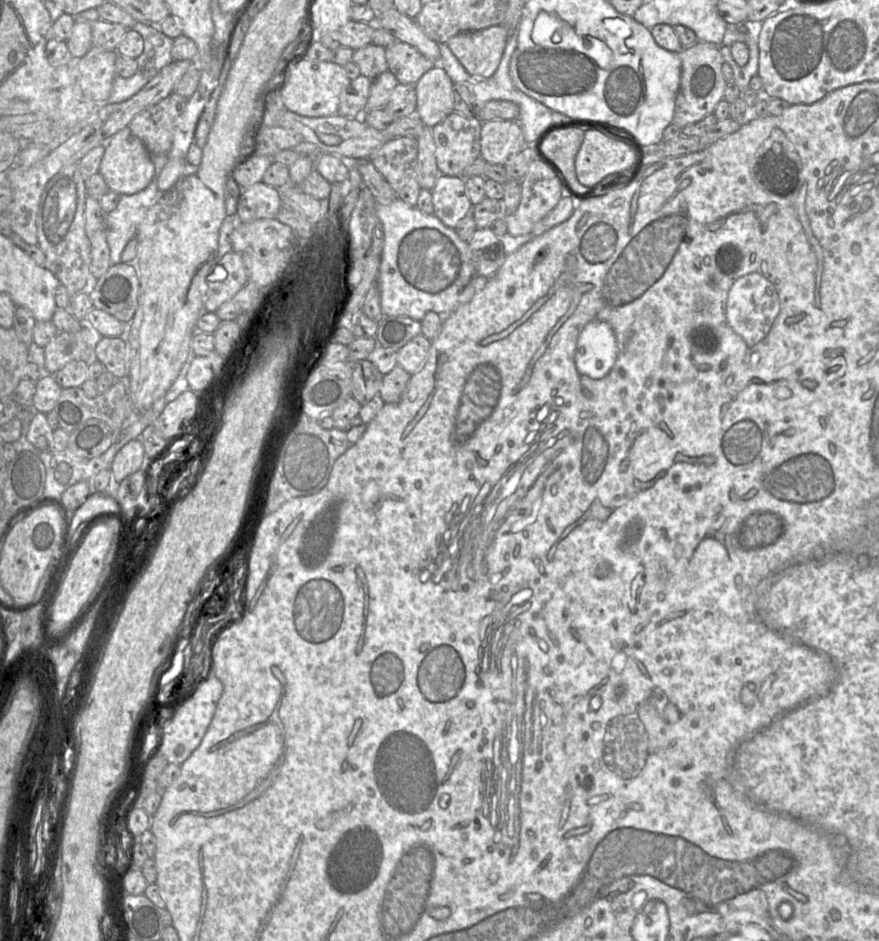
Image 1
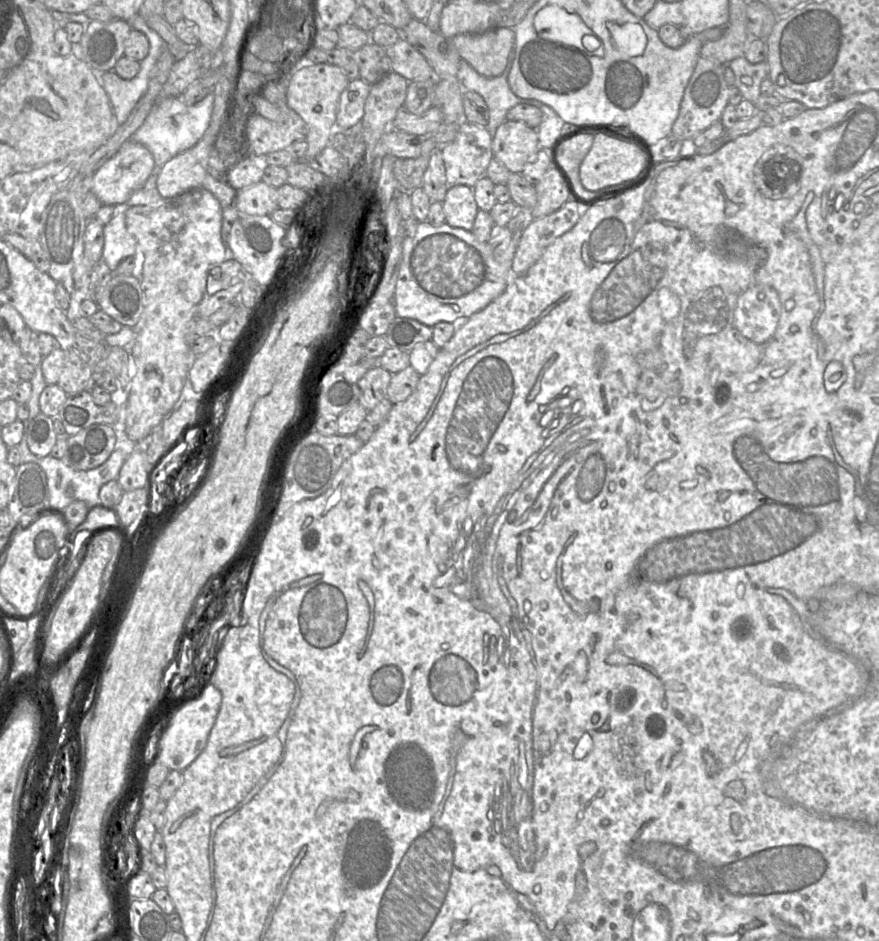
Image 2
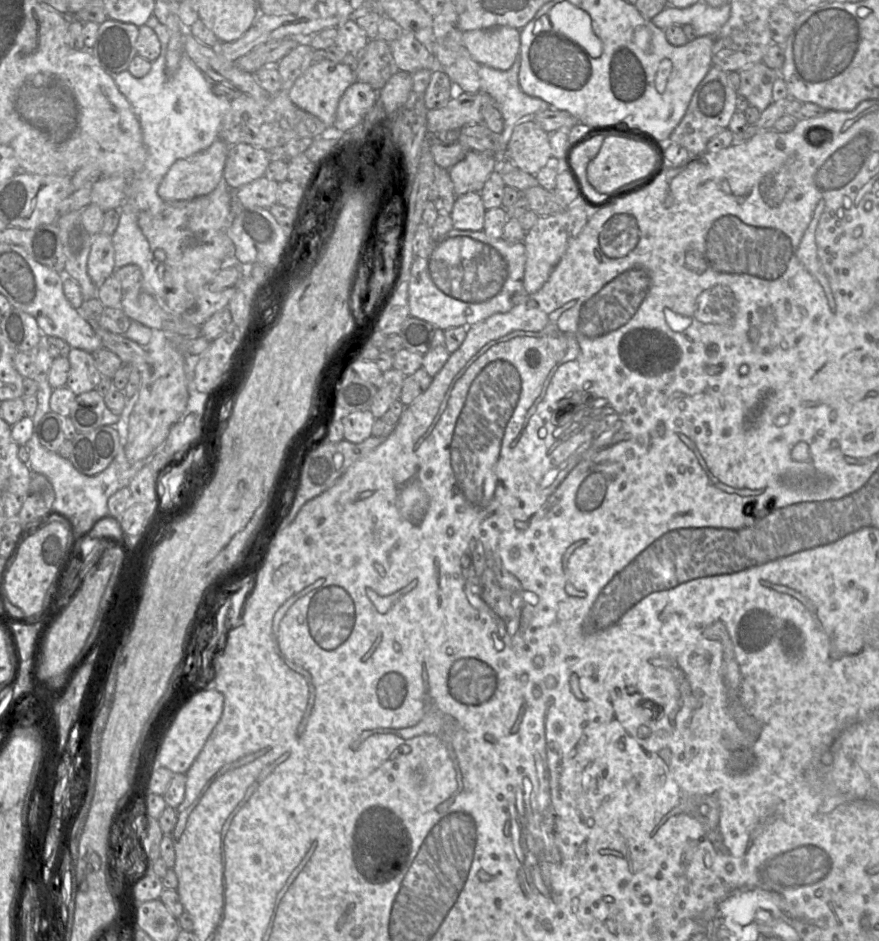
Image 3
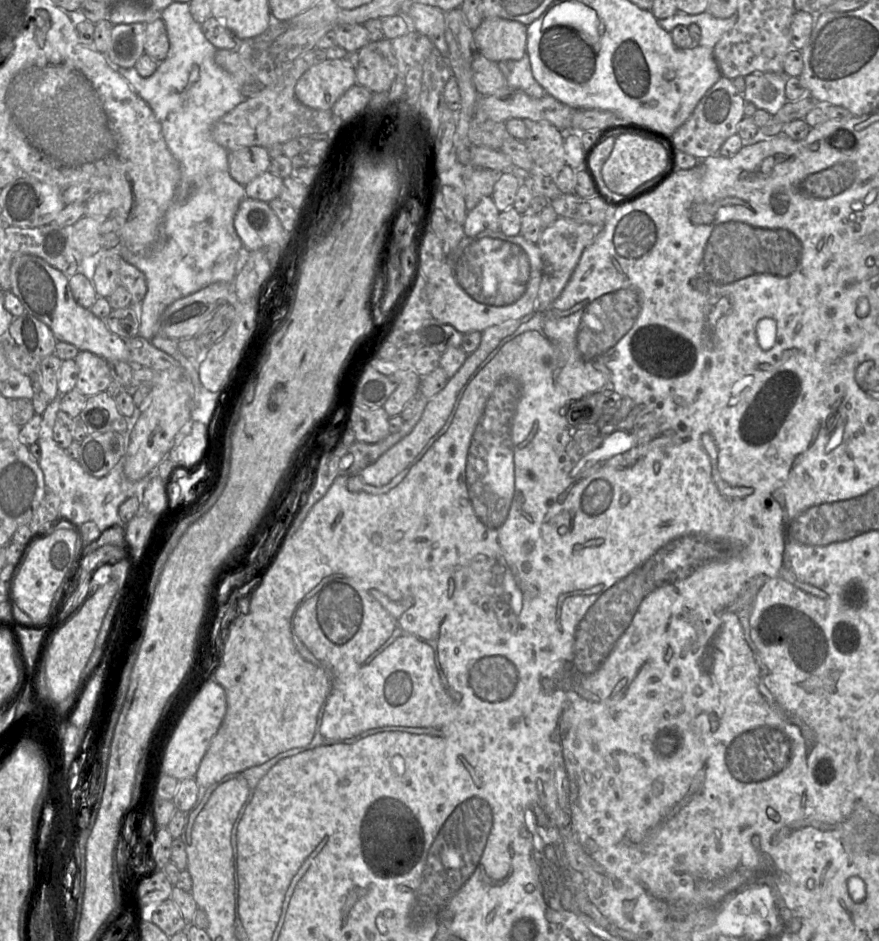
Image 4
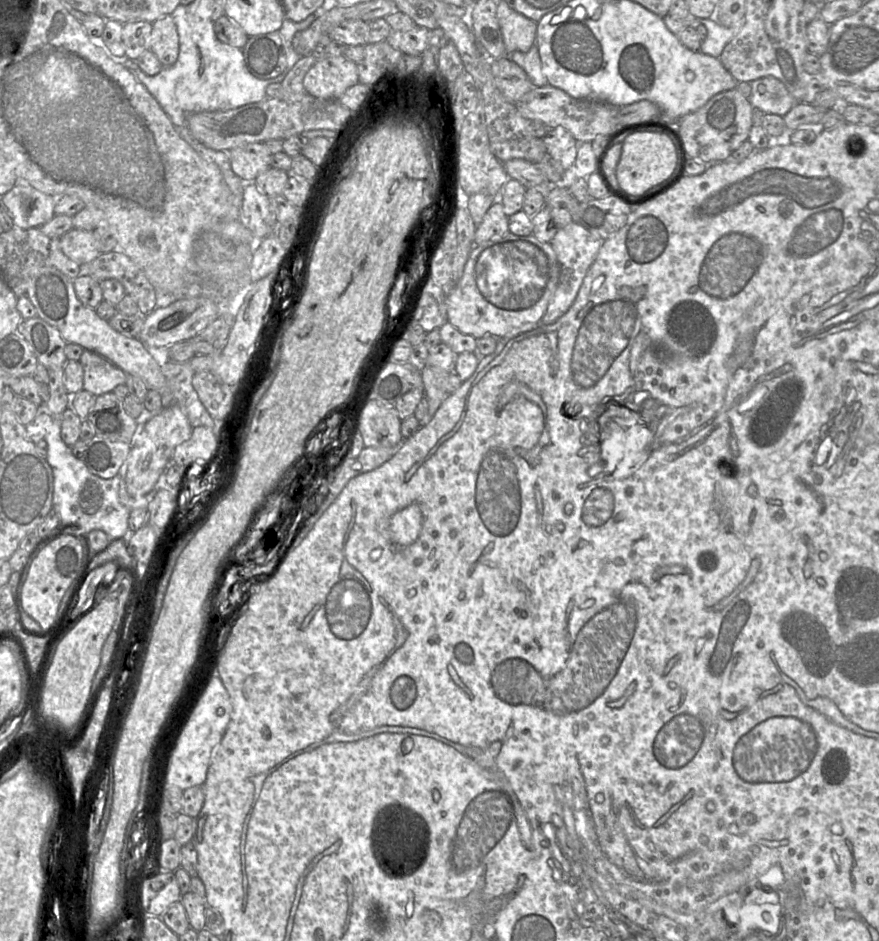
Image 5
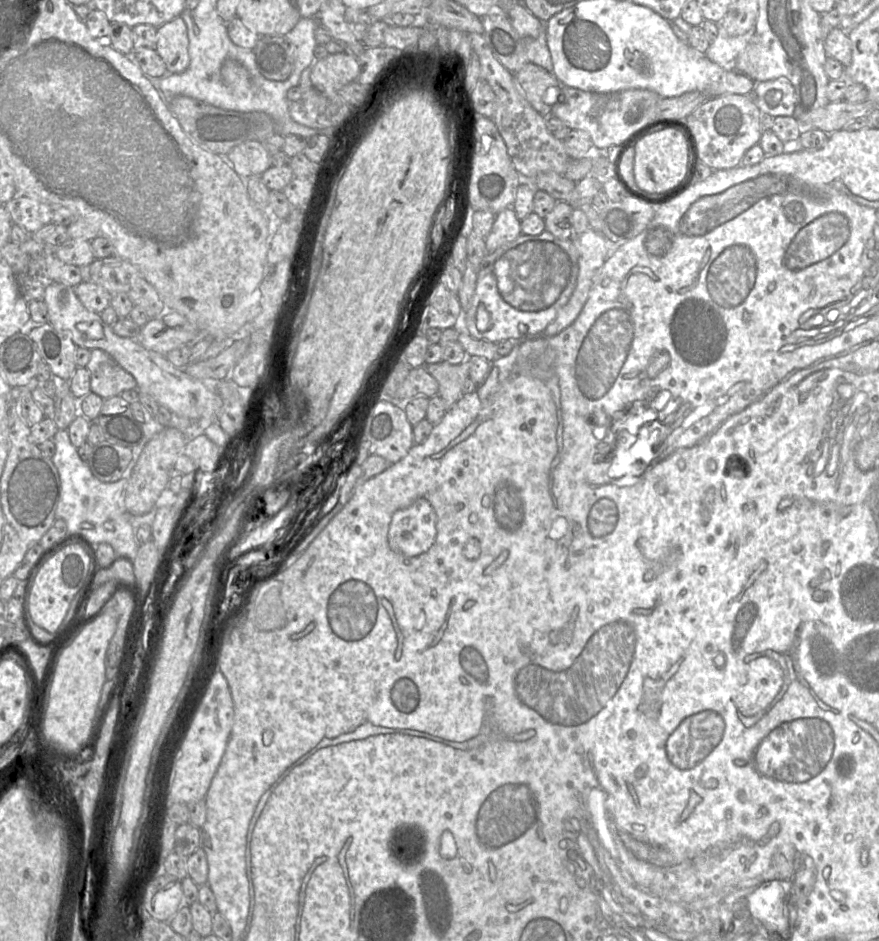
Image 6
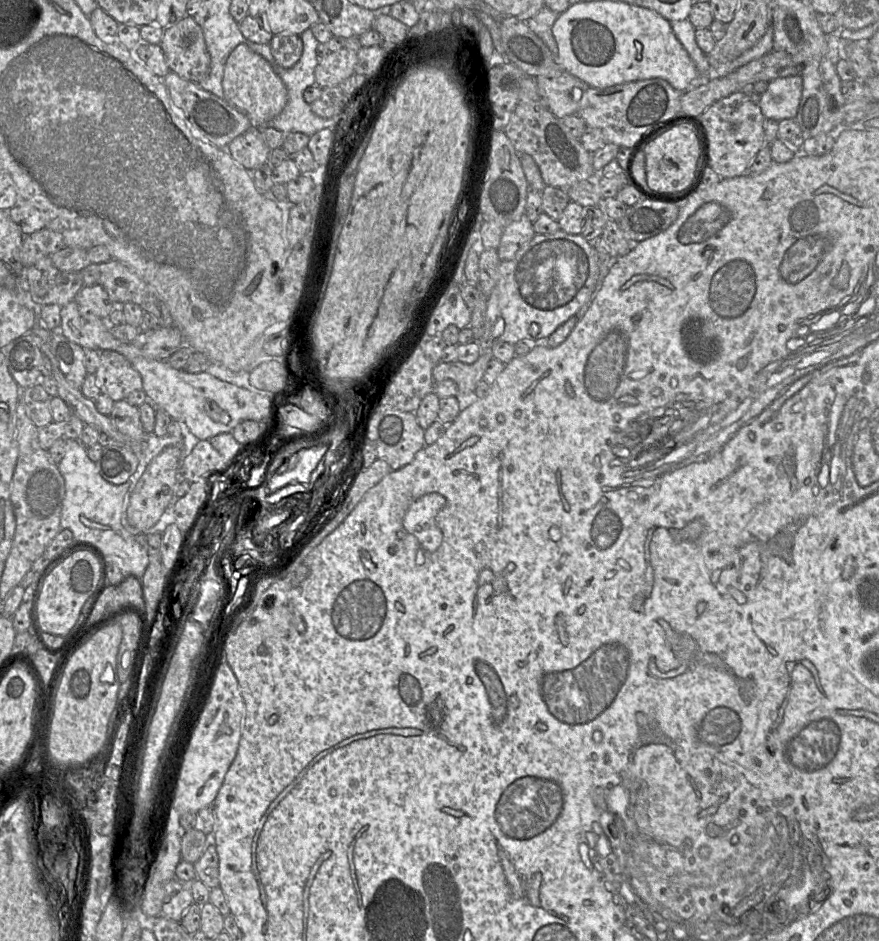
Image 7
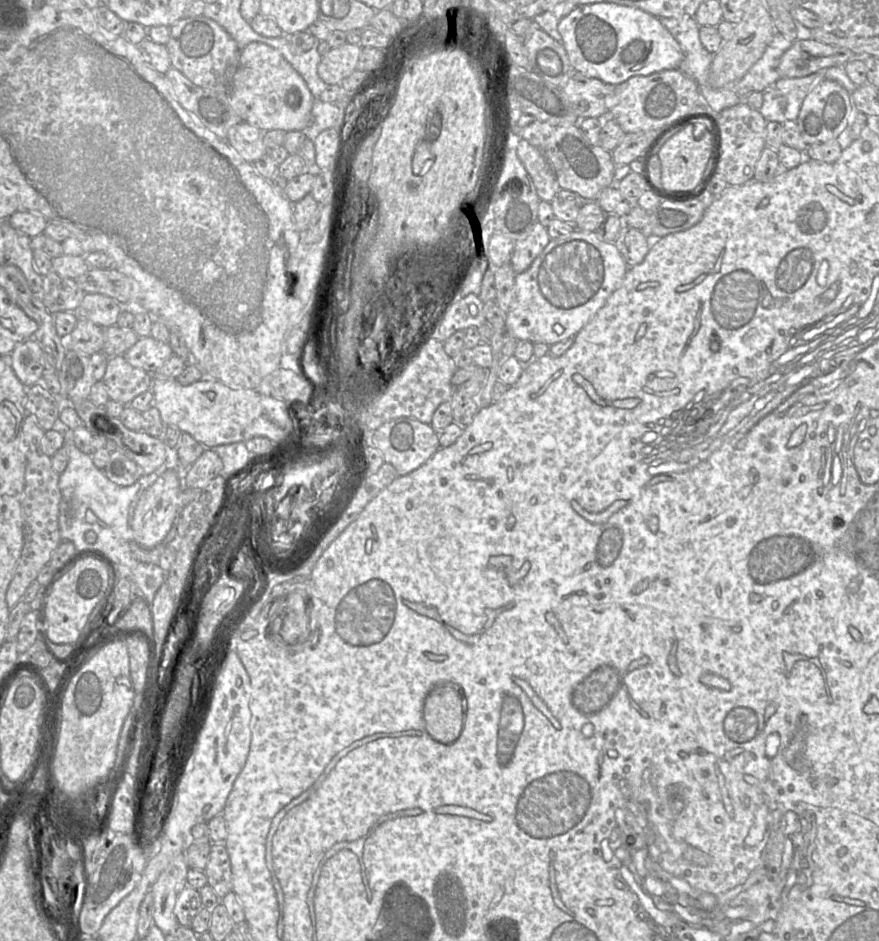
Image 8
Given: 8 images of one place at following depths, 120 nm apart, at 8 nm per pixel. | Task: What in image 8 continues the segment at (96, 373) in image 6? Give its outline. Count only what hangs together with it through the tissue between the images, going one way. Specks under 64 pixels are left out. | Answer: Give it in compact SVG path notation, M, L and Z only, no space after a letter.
M117 355L108 358L102 382L109 398L126 406L139 394L151 390L152 379L152 374L132 366L124 355Z

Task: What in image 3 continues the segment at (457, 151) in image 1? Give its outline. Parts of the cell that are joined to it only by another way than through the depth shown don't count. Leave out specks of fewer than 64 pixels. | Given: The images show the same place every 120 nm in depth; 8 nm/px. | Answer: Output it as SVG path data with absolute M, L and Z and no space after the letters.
M468 151L461 161L449 168L456 196L468 192L480 192L496 169L498 158L501 157L493 153Z

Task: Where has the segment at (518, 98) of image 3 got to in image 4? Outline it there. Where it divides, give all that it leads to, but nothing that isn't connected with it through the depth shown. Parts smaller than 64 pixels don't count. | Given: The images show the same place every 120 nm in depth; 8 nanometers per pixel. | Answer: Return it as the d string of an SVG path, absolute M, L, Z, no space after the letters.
M527 54L519 61L505 60L497 64L509 89L521 90L533 98L542 98L546 95L544 88L533 77Z

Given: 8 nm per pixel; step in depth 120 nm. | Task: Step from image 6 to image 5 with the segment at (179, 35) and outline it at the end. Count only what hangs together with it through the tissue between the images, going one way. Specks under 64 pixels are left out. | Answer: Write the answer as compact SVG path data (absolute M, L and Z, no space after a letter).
M171 15L164 16L152 23L150 47L163 67L175 64L179 55L179 36Z

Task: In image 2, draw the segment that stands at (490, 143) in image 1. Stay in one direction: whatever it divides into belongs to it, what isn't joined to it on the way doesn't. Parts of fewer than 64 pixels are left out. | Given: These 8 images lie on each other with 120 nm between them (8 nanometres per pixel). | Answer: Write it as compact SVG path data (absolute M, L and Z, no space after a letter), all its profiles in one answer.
M505 120L493 133L494 158L500 160L511 172L521 174L525 164L541 149L535 128L517 120Z

